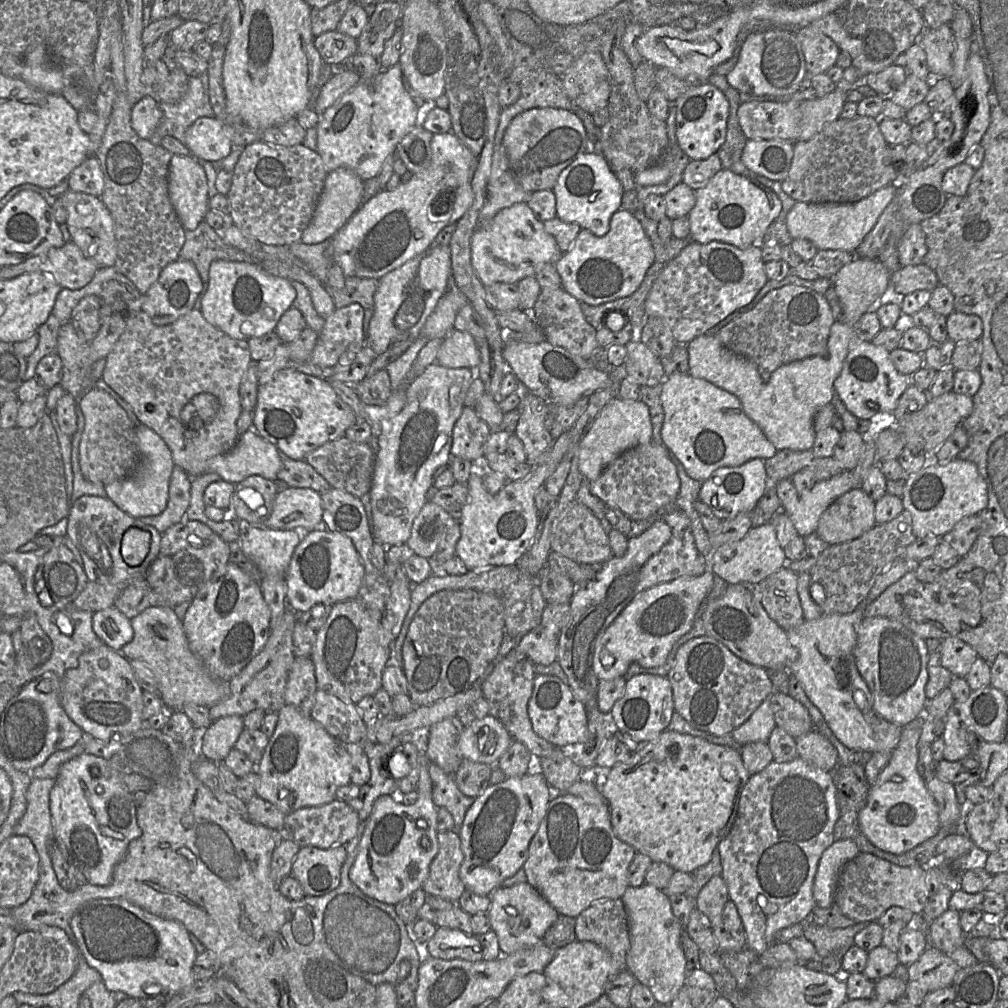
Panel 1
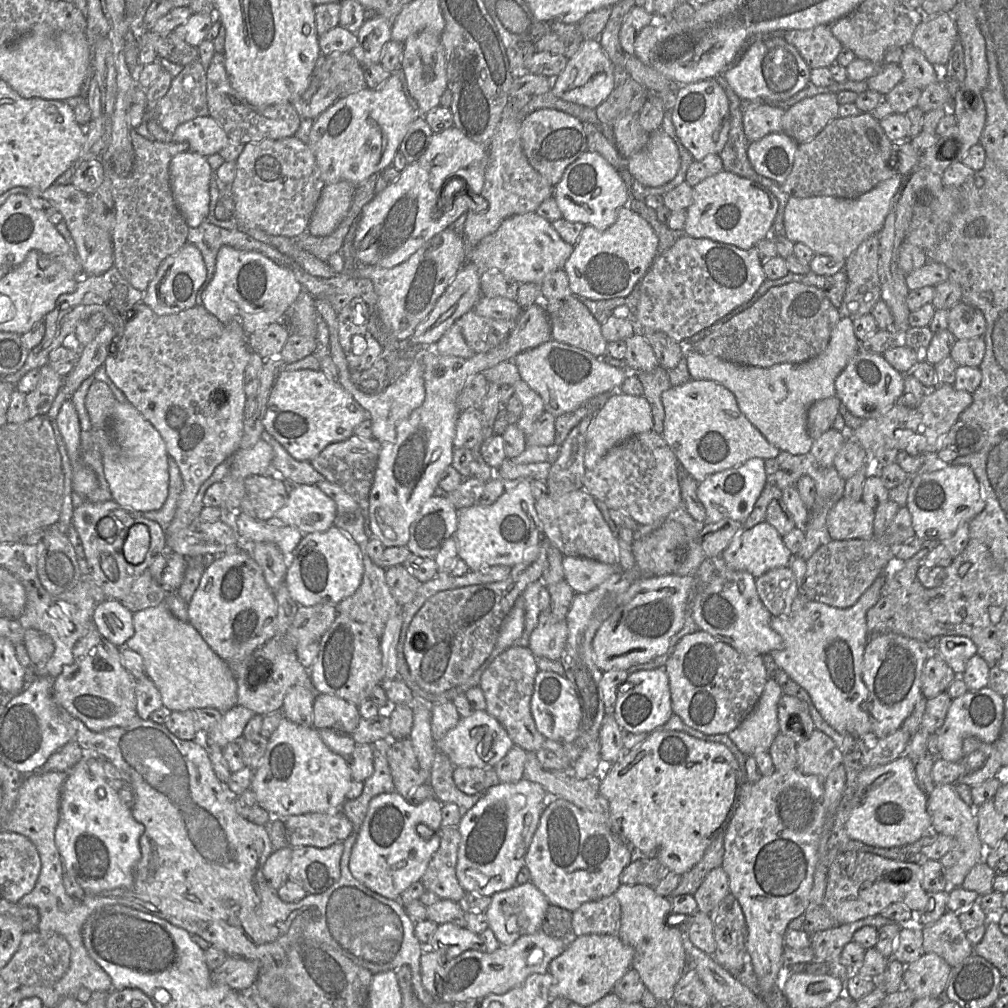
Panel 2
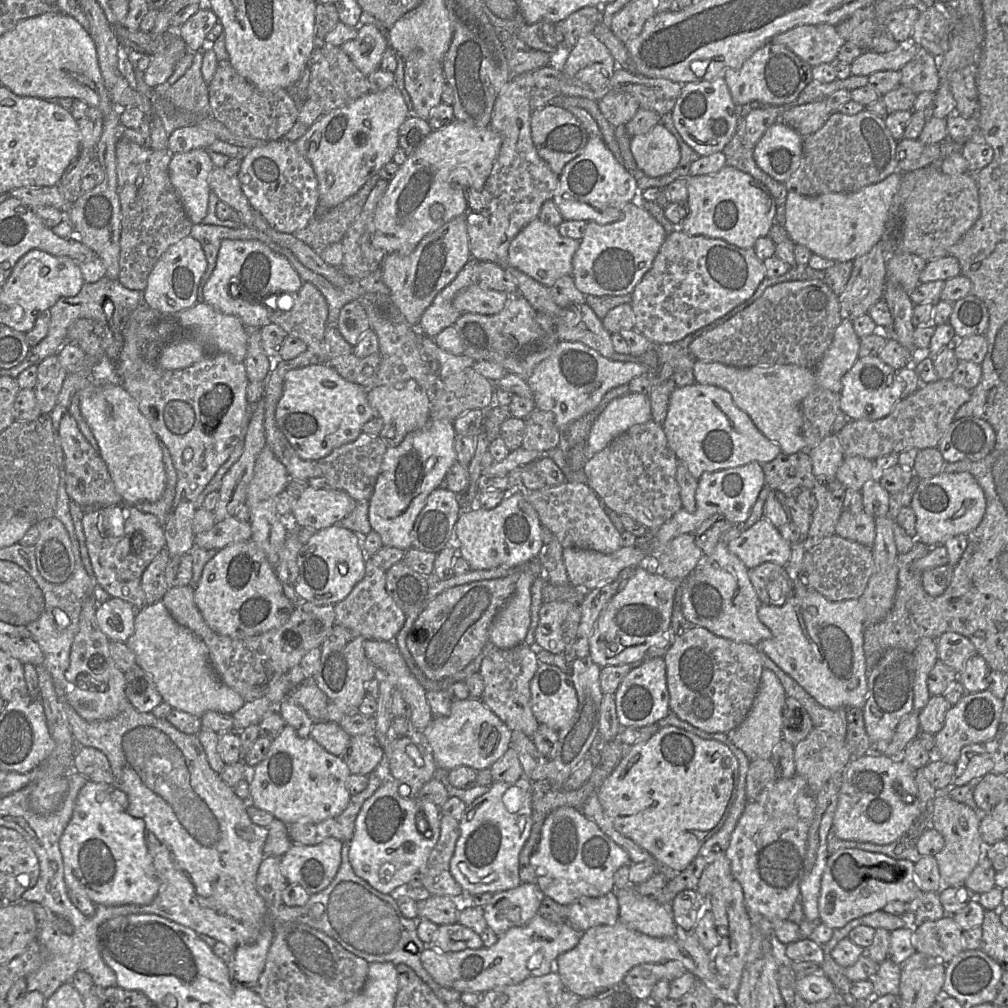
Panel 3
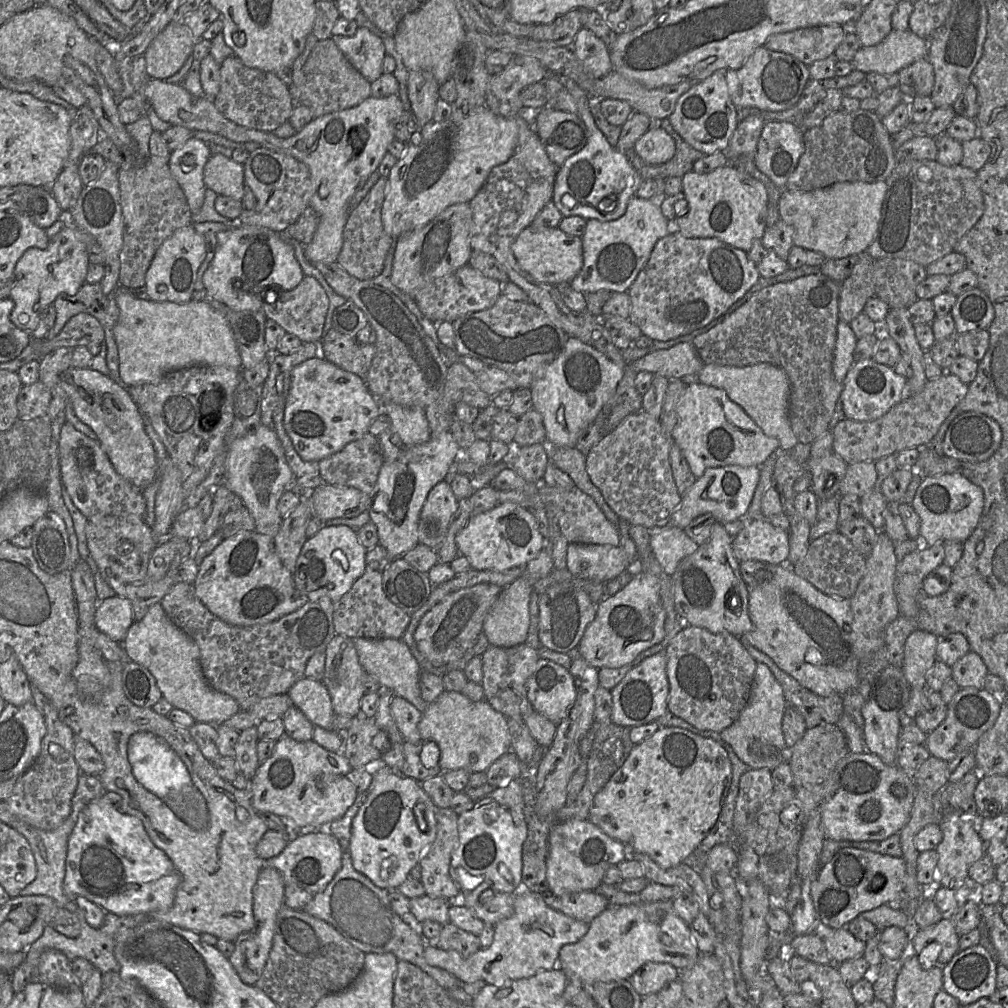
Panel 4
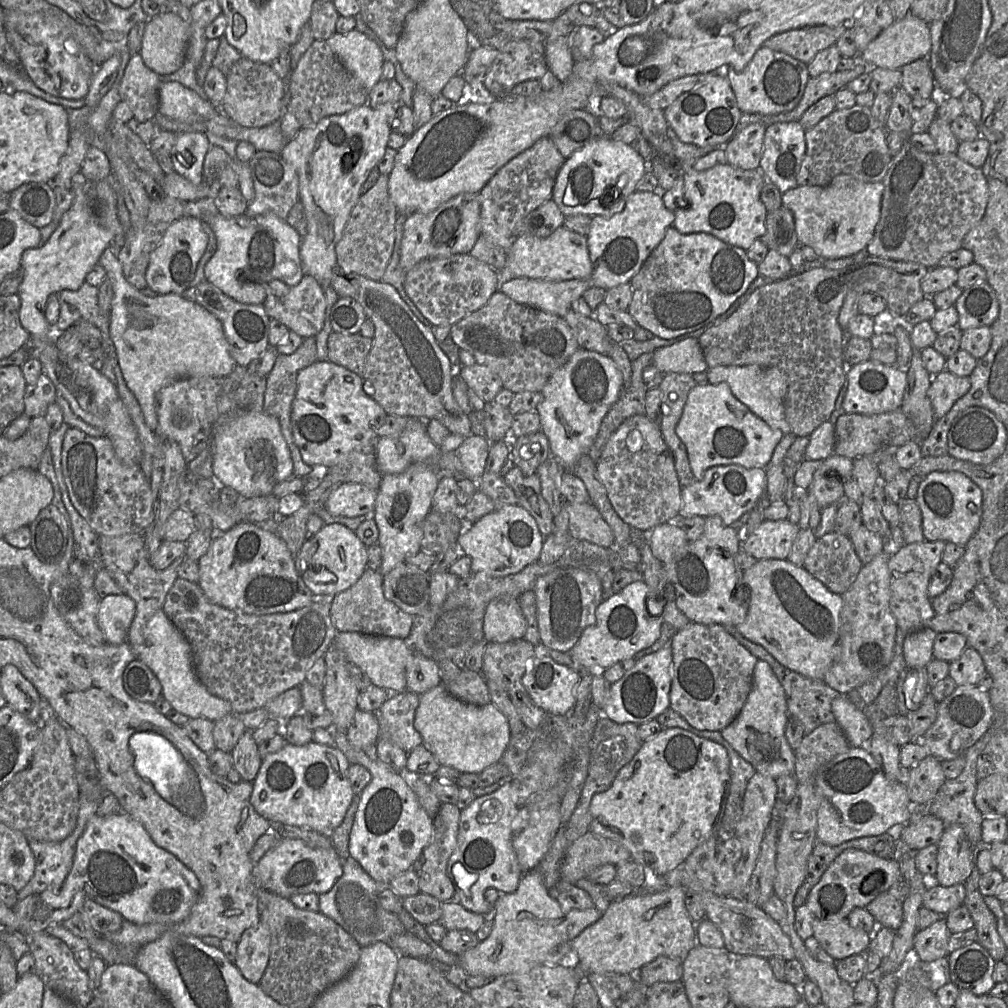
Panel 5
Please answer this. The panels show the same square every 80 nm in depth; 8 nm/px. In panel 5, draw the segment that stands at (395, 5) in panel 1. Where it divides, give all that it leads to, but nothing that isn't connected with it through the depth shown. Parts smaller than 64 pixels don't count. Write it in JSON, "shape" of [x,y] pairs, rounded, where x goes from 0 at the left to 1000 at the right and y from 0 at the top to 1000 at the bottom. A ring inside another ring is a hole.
{"shape":[[[354,29],[341,34],[332,32],[323,42],[342,67],[367,91],[379,73],[381,57],[376,45]]]}

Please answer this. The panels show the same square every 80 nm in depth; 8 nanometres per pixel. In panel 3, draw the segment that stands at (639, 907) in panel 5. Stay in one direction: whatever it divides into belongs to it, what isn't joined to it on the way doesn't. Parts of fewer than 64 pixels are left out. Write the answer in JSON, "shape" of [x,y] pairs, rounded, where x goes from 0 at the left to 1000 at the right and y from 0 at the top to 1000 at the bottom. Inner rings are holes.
{"shape":[[[612,914],[608,918],[592,918],[578,925],[574,936],[556,946],[551,952],[551,963],[556,967],[560,981],[576,990],[590,989],[595,984],[614,976],[628,959],[641,955],[674,953],[681,964],[686,964],[707,985],[710,992],[720,995],[730,994],[727,987],[716,975],[716,970],[707,955],[707,945],[703,945],[692,935],[688,925],[672,919],[671,927],[662,931],[649,931],[623,921]]]}

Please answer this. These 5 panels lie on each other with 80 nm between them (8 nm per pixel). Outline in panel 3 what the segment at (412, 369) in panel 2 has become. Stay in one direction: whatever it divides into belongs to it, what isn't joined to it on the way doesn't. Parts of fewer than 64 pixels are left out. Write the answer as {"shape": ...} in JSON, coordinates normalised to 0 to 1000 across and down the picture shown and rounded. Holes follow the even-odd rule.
{"shape":[[[412,377],[362,386],[367,403],[380,418],[375,434],[384,444],[395,442],[406,430],[419,425],[427,416],[425,391]]]}

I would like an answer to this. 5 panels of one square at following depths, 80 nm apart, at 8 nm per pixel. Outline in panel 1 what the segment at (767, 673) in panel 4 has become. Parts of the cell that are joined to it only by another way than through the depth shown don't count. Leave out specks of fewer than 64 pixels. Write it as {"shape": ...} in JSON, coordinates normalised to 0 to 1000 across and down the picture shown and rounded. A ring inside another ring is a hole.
{"shape":[[[763,692],[755,697],[740,716],[725,727],[727,733],[735,740],[746,736],[762,737],[762,733],[770,721]]]}

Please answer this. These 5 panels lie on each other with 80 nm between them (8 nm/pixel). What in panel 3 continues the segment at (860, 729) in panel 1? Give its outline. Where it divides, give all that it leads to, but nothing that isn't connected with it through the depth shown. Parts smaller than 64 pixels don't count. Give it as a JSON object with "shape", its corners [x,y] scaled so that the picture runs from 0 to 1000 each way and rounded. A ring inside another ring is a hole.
{"shape":[[[788,573],[786,589],[776,601],[755,599],[753,615],[765,626],[766,632],[750,642],[797,682],[813,699],[822,703],[850,701],[856,703],[861,689],[861,663],[857,649],[858,608],[851,594],[824,596]]]}

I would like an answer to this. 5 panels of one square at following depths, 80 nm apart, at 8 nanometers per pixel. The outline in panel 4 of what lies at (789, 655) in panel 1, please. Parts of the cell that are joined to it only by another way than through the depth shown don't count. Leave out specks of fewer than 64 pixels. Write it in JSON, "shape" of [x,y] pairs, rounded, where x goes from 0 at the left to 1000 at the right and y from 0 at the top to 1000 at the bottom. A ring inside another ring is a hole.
{"shape":[[[710,518],[703,536],[676,556],[665,572],[670,604],[681,620],[735,632],[747,624],[747,619],[743,612],[743,581],[735,571],[735,558],[728,551],[726,537],[718,521]]]}

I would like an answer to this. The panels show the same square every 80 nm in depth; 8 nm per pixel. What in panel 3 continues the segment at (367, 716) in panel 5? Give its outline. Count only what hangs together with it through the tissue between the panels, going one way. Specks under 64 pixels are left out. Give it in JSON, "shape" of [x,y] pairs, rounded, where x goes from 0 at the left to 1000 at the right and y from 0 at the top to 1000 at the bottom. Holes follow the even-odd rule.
{"shape":[[[371,729],[348,730],[340,753],[348,768],[366,770],[377,758],[381,744]]]}

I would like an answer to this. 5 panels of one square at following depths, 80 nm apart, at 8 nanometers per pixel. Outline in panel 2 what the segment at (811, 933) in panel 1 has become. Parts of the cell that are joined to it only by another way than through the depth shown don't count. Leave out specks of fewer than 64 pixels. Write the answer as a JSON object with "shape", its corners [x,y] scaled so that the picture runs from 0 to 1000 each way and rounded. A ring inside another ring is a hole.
{"shape":[[[874,907],[862,909],[853,913],[850,913],[845,916],[830,918],[829,920],[819,922],[816,924],[810,925],[806,927],[805,930],[805,939],[808,942],[808,953],[807,954],[817,954],[822,959],[822,965],[823,967],[832,970],[837,975],[837,986],[839,984],[839,974],[842,970],[842,968],[845,966],[844,963],[838,959],[834,953],[834,945],[837,940],[837,938],[845,934],[846,927],[851,922],[857,920],[857,919],[866,919],[870,922],[873,920],[887,916],[887,914],[876,910]]]}

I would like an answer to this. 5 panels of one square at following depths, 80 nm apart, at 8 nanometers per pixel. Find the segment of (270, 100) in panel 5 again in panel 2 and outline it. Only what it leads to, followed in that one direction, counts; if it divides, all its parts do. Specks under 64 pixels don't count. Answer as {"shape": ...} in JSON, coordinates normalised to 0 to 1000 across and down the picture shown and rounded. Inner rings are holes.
{"shape":[[[213,52],[205,68],[205,103],[207,115],[221,127],[228,140],[242,144],[262,138],[290,136],[298,125],[299,117],[289,101],[254,106],[240,98],[228,83],[221,53]]]}

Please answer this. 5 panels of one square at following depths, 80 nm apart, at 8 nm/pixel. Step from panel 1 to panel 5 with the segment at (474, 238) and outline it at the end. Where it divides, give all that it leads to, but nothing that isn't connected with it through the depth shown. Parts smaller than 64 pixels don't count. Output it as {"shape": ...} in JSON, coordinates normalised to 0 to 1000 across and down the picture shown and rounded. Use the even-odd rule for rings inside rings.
{"shape":[[[559,224],[543,235],[517,232],[502,250],[500,265],[493,269],[494,288],[499,281],[510,276],[521,275],[542,279],[582,277],[587,268],[581,234]]]}

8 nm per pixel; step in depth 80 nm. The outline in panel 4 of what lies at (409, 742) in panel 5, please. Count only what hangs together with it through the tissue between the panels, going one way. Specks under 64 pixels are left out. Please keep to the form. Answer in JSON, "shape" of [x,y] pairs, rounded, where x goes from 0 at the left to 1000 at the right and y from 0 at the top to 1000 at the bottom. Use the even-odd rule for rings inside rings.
{"shape":[[[390,689],[387,705],[402,736],[414,737],[419,734],[415,725],[419,707],[410,698],[397,690]]]}

